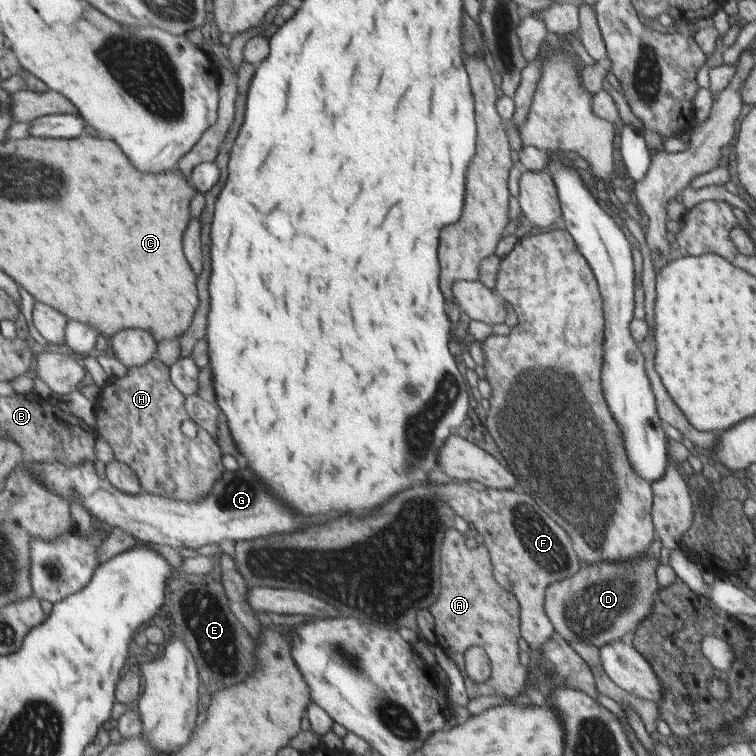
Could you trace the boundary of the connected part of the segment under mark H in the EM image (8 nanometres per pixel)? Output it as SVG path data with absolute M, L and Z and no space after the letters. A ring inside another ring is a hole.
M155 357L145 366L129 369L125 376L110 378L103 386L96 401L96 430L110 445L115 460L129 465L137 473L145 492L187 503L197 503L198 499L210 494L211 488L223 474L223 464L221 452L213 442L211 434L199 425L193 425L185 407L185 397L175 386L170 366Z

